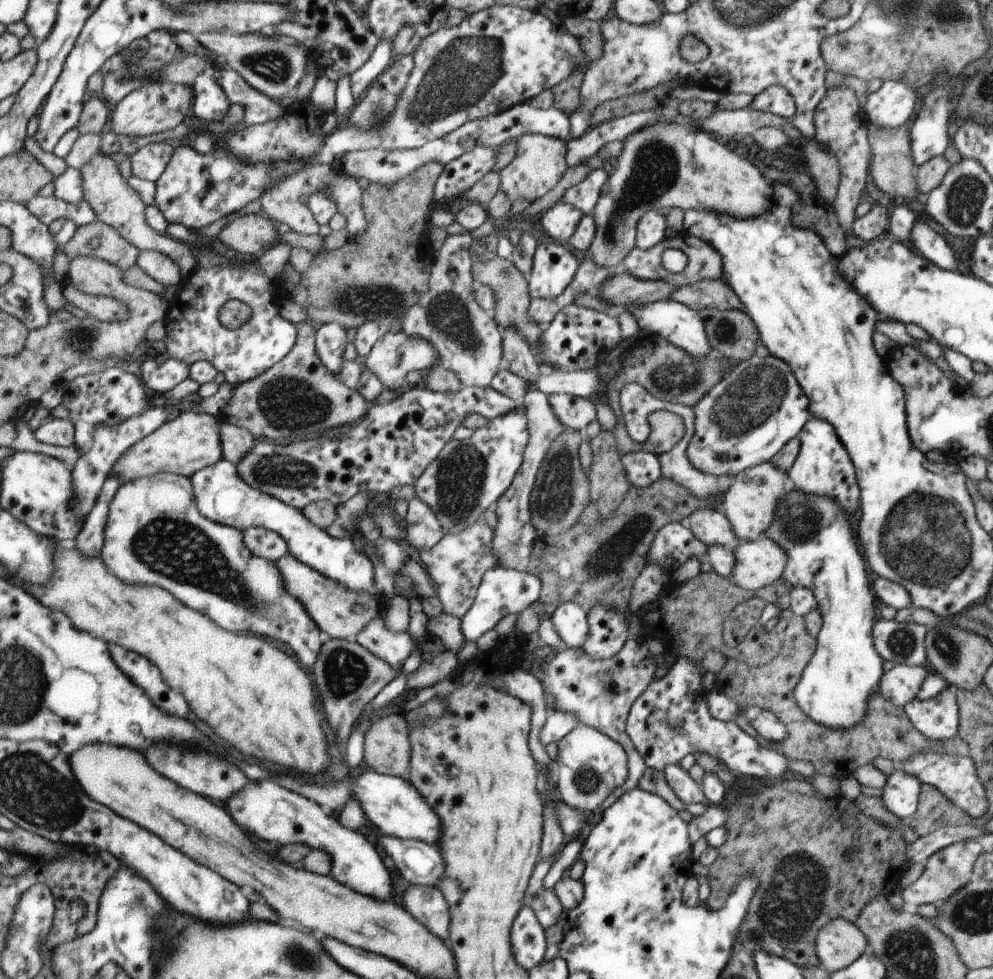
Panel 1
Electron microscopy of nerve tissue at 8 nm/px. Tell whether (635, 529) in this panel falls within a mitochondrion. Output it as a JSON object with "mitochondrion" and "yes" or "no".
{"mitochondrion":"yes"}

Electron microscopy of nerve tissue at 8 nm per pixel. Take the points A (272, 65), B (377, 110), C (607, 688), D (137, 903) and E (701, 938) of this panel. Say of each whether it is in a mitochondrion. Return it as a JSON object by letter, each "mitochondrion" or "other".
{"A":"mitochondrion","B":"mitochondrion","C":"mitochondrion","D":"mitochondrion","E":"other"}

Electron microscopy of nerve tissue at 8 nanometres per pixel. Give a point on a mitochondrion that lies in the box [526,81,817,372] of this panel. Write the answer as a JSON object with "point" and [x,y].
{"point":[656,168]}

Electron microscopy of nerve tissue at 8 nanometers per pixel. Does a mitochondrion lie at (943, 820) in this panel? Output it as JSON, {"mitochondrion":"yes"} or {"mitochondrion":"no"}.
{"mitochondrion":"no"}

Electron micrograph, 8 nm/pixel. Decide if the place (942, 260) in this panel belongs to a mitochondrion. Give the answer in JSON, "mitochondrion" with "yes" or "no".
{"mitochondrion":"no"}

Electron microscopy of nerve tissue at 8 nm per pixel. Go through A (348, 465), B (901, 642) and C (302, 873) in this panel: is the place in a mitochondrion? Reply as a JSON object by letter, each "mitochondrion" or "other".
{"A":"other","B":"mitochondrion","C":"other"}

